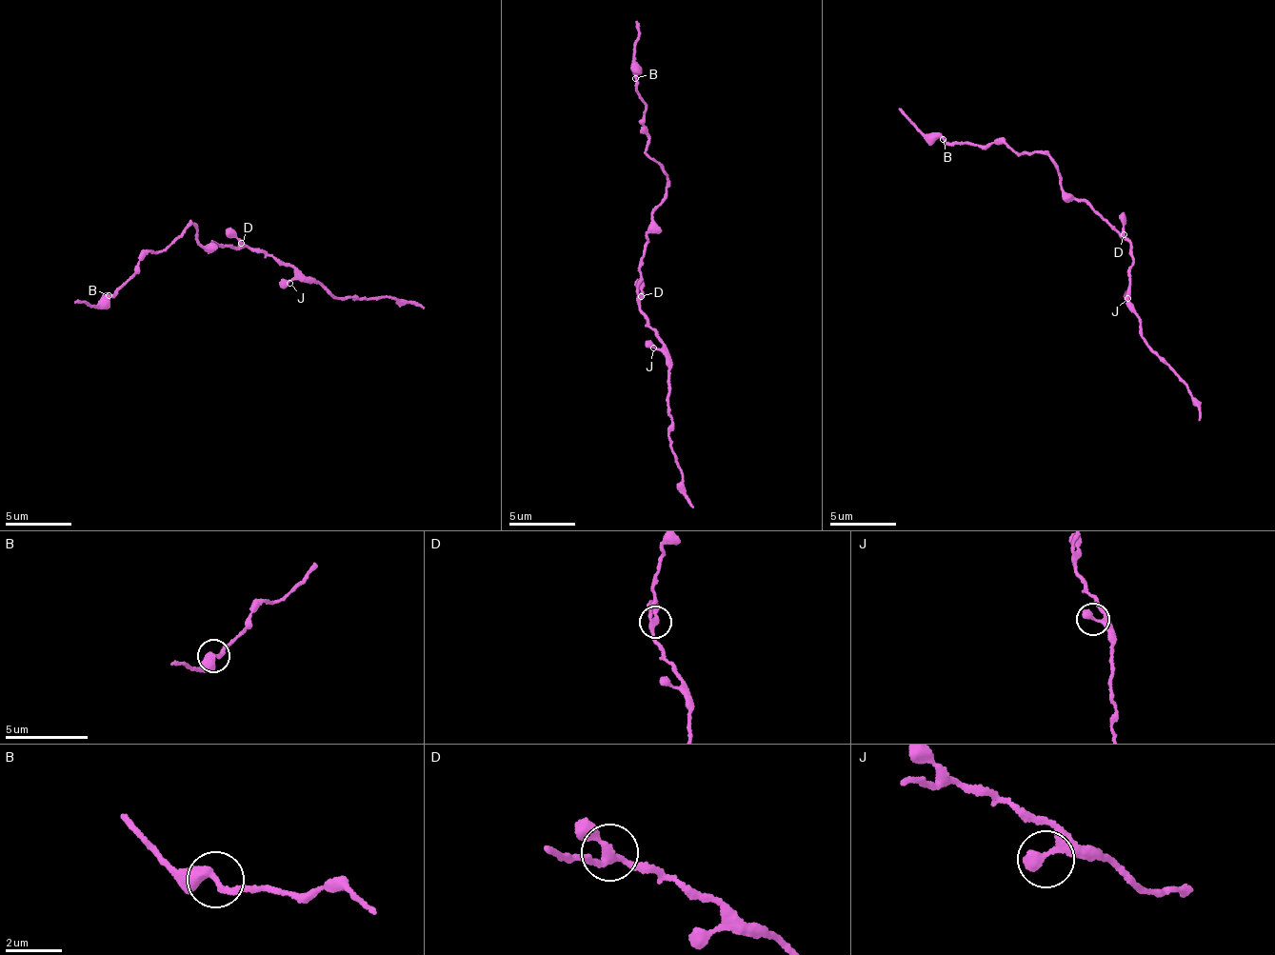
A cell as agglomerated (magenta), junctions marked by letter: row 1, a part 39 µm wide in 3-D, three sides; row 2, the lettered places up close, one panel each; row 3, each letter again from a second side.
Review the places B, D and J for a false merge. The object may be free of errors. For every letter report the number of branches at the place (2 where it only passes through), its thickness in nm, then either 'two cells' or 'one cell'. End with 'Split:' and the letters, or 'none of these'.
B: 2 | 320 nm | one cell
D: 3 | 240 nm | one cell
J: 2 | 320 nm | one cell
Split: none of these

